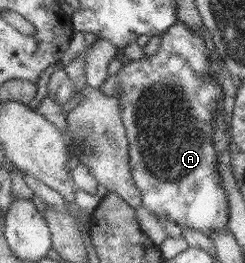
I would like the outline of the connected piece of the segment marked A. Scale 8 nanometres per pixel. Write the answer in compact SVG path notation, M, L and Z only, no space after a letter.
M175 22L159 36L156 53L122 64L116 74L109 74L99 87L106 97L117 99L127 139L130 175L138 188L141 206L162 224L163 218L170 219L180 228L194 228L205 236L216 228L227 229L229 214L226 194L220 187L217 155L210 139L213 113L221 107L224 98L217 76L209 73L207 51L200 35Z

